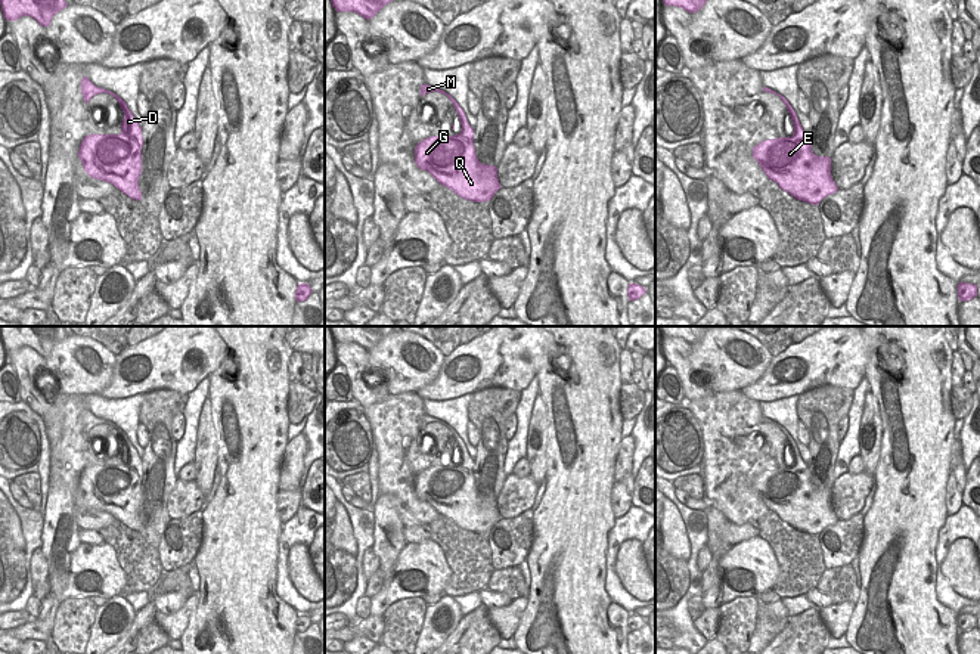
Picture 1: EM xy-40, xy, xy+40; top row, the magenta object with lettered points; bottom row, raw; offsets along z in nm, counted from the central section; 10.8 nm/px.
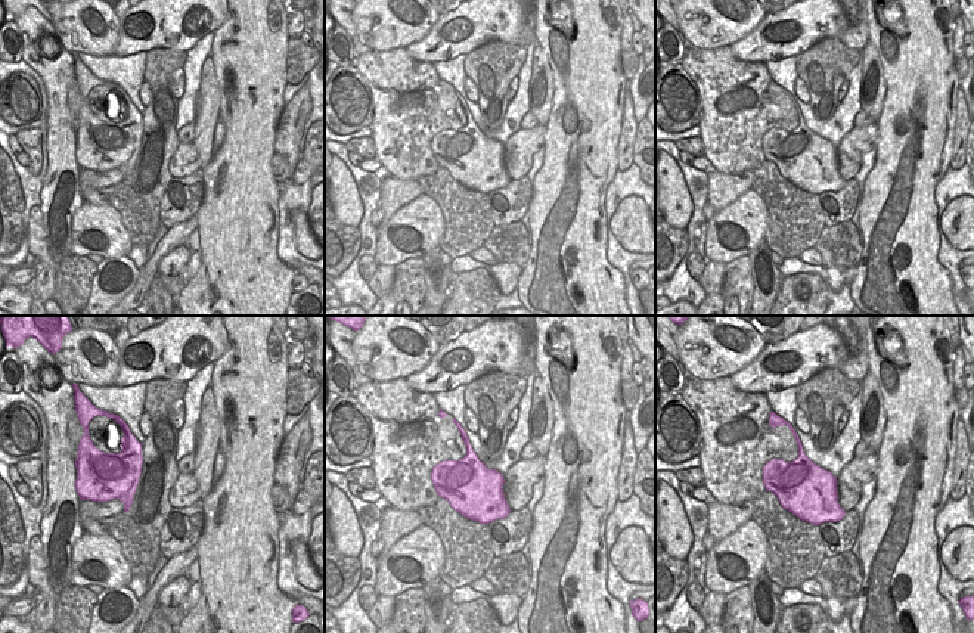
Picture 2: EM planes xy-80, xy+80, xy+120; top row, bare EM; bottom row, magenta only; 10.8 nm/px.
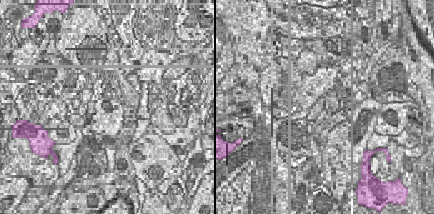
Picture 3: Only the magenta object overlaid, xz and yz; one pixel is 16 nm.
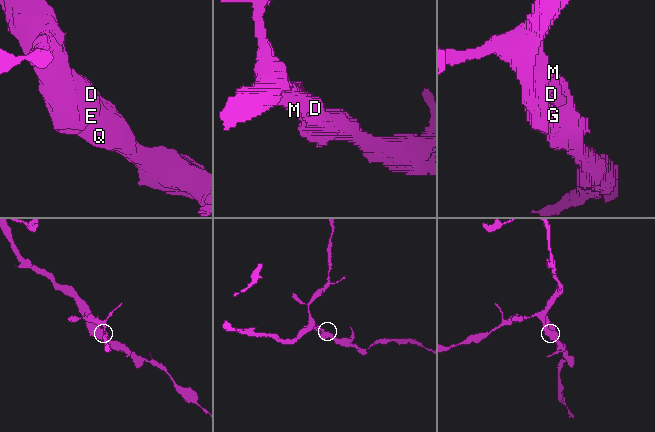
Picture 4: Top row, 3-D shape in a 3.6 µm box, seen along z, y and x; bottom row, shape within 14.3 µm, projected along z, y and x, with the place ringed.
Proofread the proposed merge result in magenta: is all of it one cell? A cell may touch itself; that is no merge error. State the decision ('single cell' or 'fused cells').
single cell

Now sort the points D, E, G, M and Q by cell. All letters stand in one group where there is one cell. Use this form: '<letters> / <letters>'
D E G M Q

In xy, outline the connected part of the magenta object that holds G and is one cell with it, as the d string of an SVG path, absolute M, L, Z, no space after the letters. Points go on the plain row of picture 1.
M422 415L421 427L438 422L453 434L462 462L455 467L431 467L415 478L418 499L428 502L440 515L472 533L490 531L502 518L497 509L497 498L481 495L475 486L474 459L469 456L463 440L446 422Z

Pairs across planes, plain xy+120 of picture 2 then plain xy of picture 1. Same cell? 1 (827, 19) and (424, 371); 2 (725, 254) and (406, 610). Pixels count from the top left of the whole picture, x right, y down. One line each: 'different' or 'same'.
1: different
2: different

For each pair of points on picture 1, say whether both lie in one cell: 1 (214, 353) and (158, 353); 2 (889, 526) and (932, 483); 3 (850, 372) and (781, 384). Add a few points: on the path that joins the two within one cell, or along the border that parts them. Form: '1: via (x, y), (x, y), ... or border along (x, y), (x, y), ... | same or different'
1: via (201, 349), (194, 346), (183, 353), (171, 353) | same
2: via (899, 515), (921, 493) | same
3: via (833, 372), (808, 372), (799, 381) | same

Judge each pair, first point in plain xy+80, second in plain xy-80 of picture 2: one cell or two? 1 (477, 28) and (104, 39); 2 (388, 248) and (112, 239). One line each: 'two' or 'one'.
1: two
2: one

